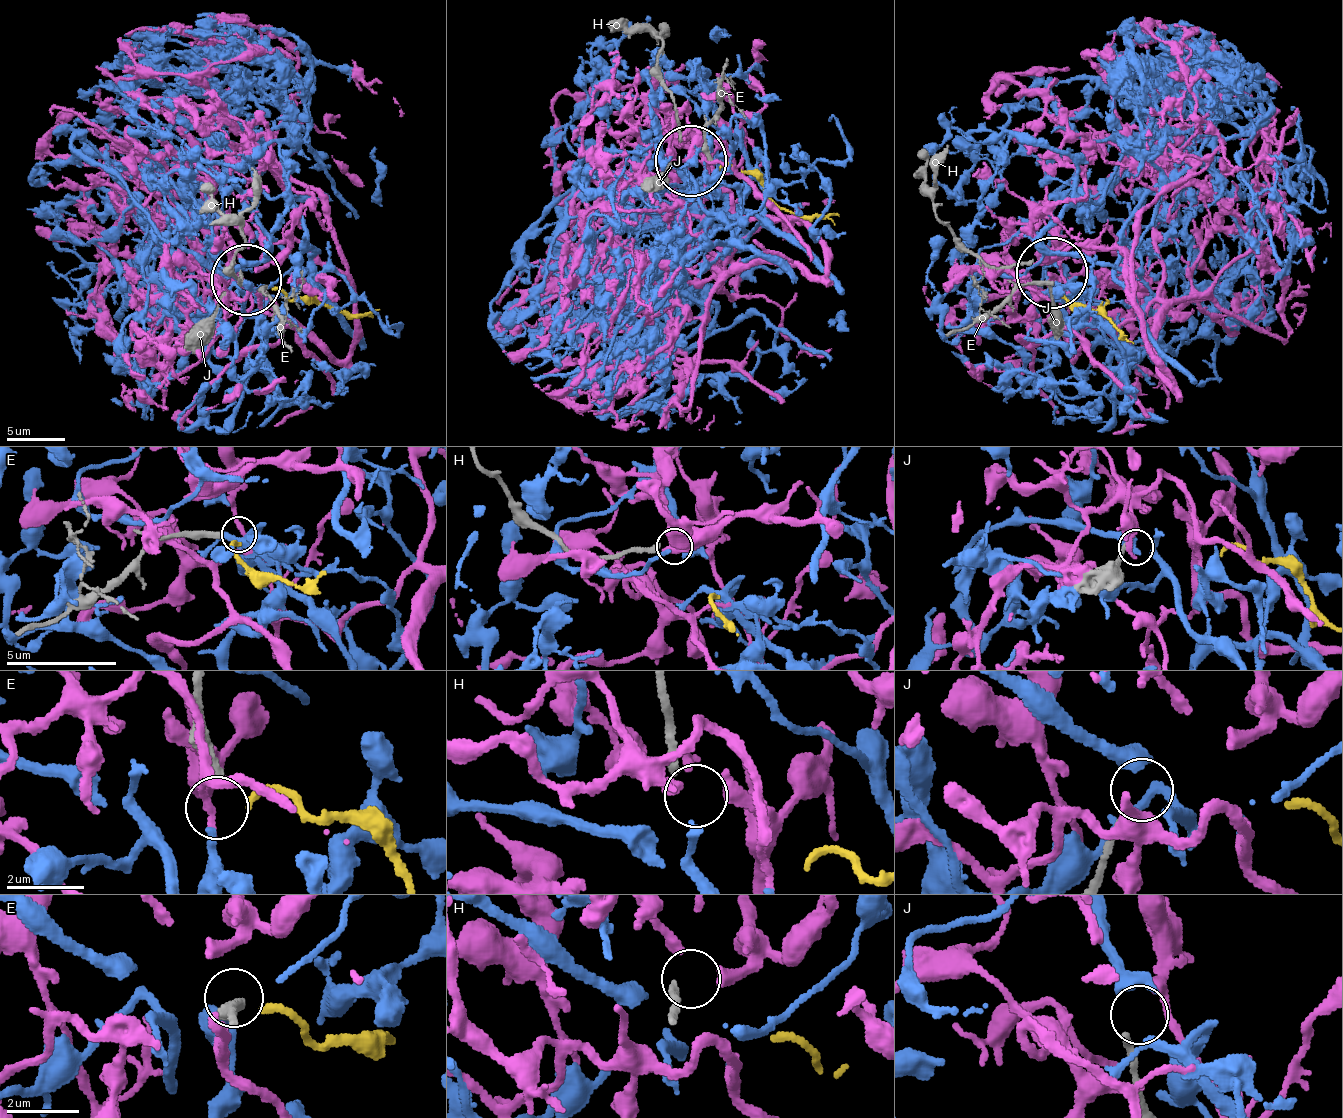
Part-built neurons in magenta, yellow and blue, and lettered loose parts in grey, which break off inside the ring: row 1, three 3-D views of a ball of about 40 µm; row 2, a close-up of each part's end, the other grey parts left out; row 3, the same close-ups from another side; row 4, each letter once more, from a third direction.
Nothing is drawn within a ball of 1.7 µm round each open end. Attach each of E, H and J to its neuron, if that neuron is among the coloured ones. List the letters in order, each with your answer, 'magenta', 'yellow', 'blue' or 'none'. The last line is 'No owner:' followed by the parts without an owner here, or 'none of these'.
E: none
H: magenta
J: none
No owner: E, J

